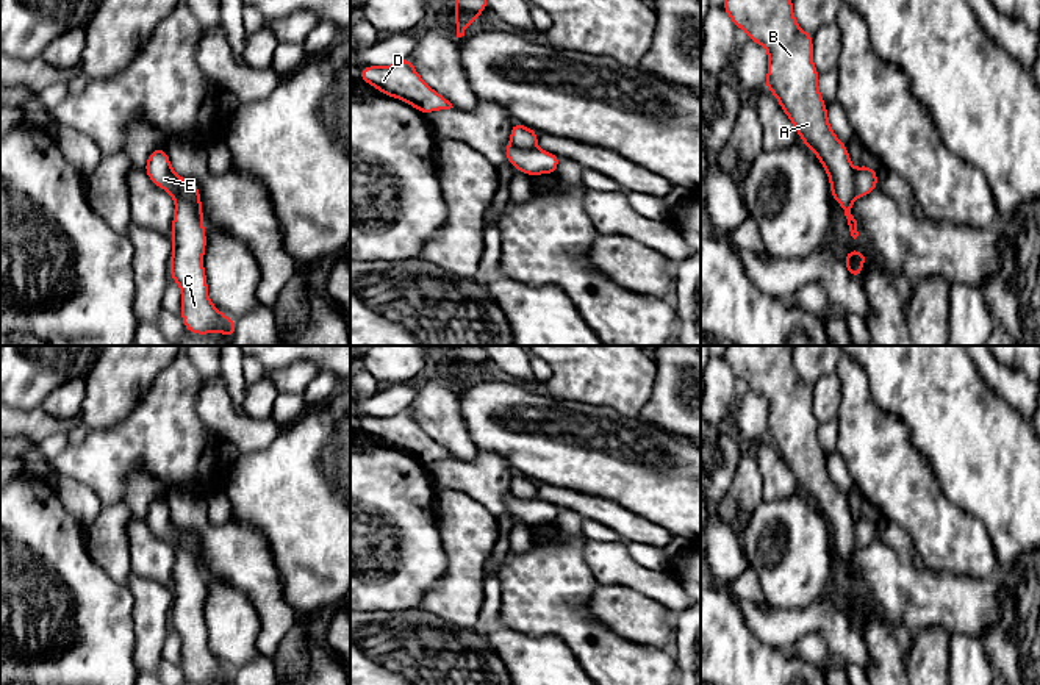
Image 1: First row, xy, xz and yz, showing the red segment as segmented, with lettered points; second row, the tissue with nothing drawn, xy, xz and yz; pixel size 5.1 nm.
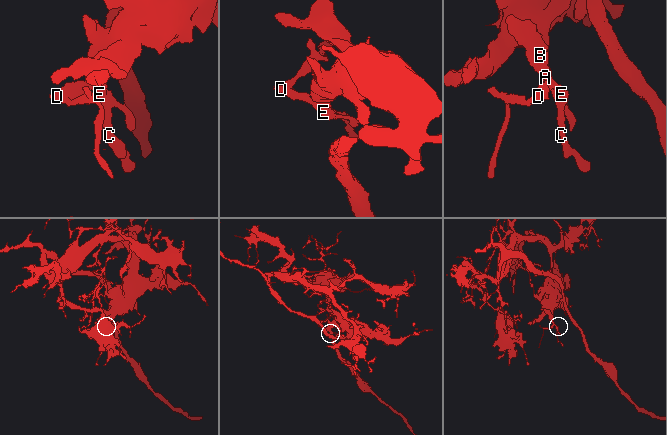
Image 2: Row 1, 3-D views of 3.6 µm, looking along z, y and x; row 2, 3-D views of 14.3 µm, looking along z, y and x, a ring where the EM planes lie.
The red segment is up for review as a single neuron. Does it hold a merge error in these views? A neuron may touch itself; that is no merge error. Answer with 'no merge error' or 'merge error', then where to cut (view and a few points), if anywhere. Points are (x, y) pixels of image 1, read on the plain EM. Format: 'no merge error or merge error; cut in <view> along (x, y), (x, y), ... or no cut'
merge error; cut in xy along (174, 546), (185, 548), (193, 555), (200, 573)

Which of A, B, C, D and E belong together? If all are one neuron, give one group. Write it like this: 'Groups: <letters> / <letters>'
Groups: A B C / D E

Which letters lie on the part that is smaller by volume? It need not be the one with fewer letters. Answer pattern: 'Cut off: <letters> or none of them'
Cut off: D, E

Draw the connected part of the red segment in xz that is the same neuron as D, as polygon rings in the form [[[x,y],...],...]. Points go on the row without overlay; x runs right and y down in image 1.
[[[410,407],[393,416],[366,416],[360,421],[360,429],[375,436],[382,444],[413,455],[422,464],[454,458],[446,447],[435,443],[418,425]]]

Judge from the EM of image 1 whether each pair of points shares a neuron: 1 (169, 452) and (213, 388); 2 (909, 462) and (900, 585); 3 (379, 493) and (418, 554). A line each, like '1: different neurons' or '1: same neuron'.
1: different neurons
2: different neurons
3: same neuron

